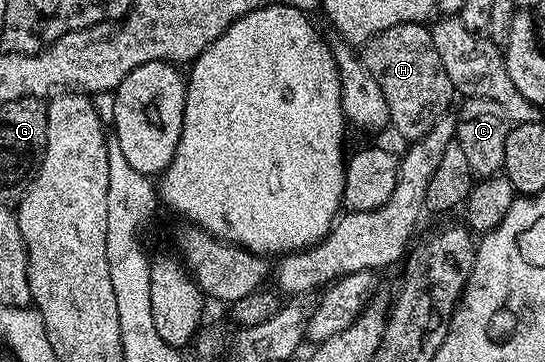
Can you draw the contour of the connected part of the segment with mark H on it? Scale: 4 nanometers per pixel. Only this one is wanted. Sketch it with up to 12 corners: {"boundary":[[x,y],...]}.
{"boundary":[[428,24],[387,27],[359,56],[412,143],[455,90]]}

